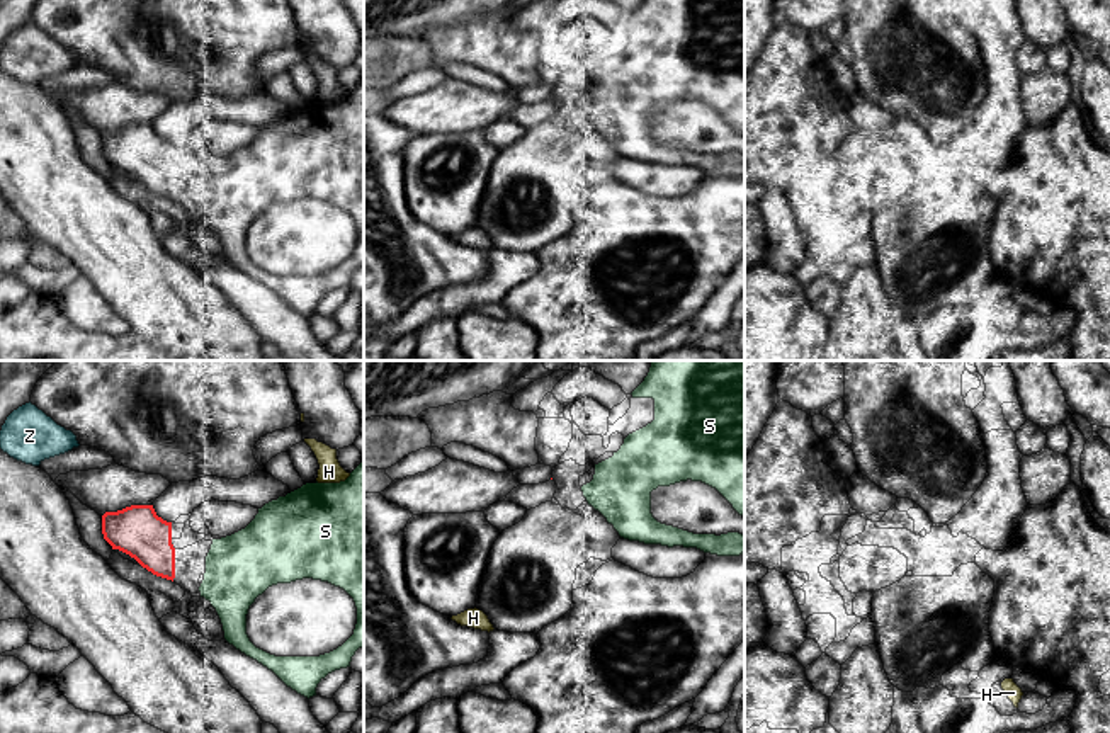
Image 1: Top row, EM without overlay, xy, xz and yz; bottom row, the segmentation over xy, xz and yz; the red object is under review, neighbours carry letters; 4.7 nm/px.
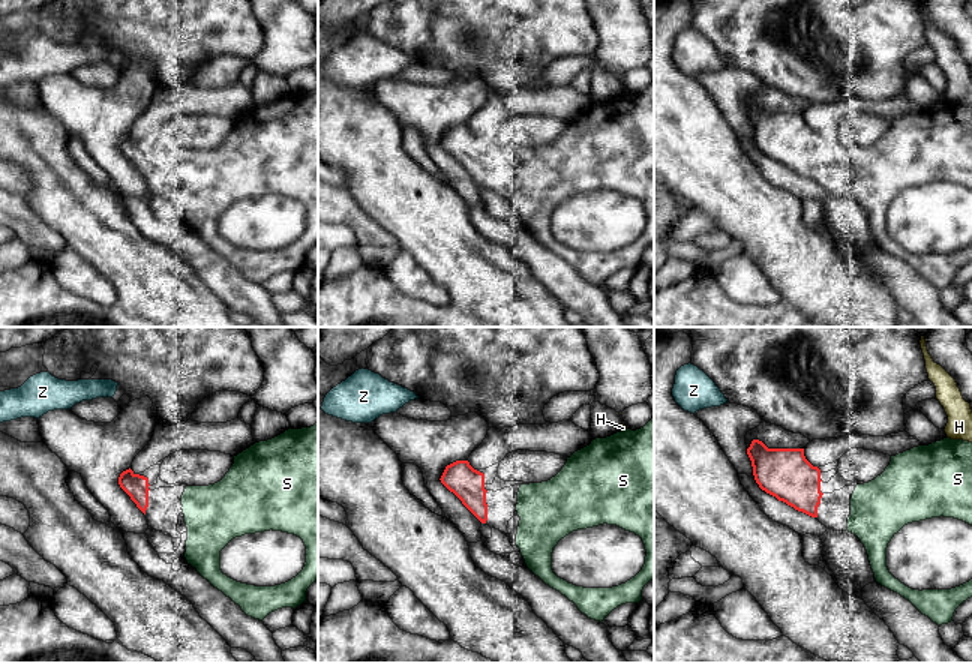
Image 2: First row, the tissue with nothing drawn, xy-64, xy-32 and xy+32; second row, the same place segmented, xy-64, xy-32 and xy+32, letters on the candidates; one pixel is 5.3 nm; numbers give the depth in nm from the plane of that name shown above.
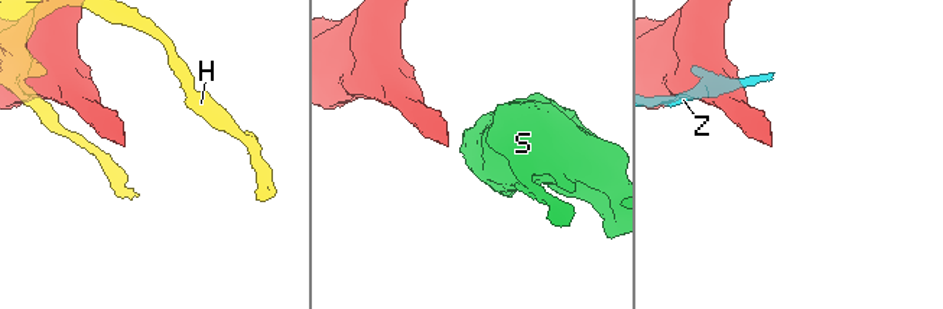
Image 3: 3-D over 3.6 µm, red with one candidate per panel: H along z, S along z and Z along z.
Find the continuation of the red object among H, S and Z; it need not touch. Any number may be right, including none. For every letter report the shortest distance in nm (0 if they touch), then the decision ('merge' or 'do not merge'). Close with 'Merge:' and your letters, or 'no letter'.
H: 700 nm | do not merge
S: 130 nm | merge
Z: 340 nm | do not merge
Merge: S

